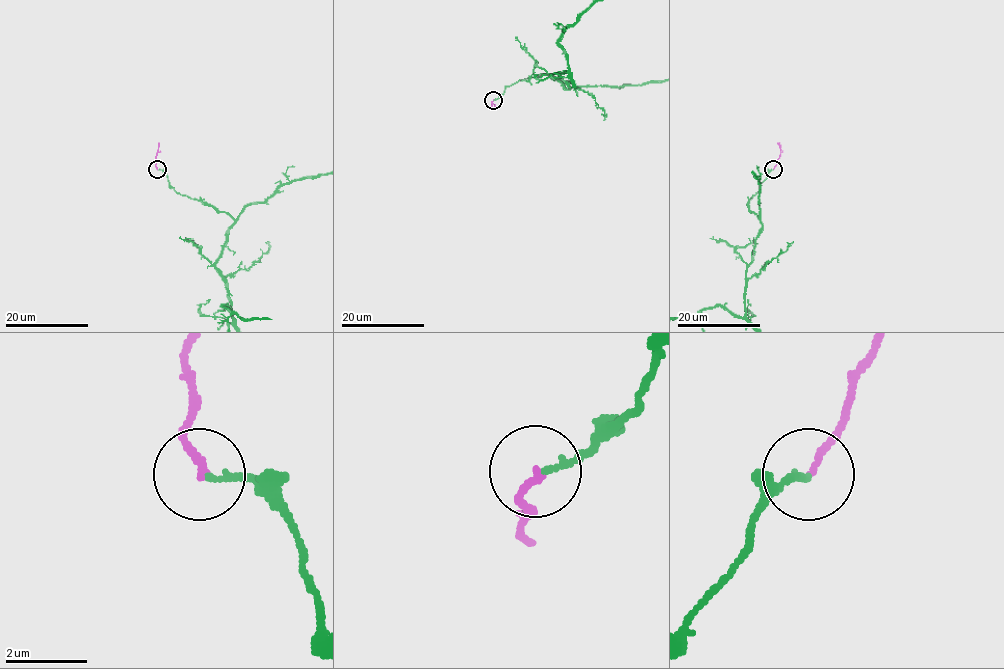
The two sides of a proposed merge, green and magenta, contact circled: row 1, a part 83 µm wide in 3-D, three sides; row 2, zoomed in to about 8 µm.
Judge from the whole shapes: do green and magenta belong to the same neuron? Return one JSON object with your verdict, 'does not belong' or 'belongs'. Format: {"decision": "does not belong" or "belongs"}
{"decision": "belongs"}

